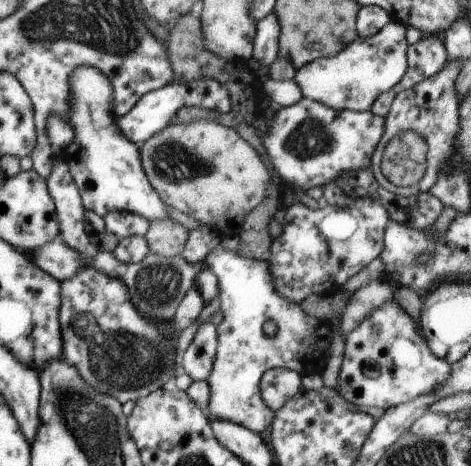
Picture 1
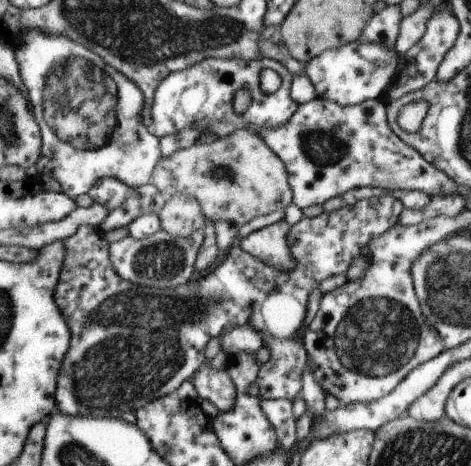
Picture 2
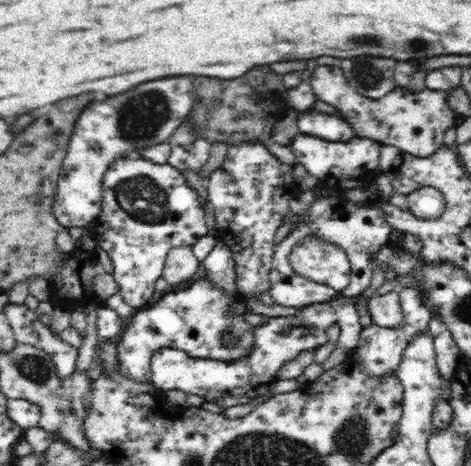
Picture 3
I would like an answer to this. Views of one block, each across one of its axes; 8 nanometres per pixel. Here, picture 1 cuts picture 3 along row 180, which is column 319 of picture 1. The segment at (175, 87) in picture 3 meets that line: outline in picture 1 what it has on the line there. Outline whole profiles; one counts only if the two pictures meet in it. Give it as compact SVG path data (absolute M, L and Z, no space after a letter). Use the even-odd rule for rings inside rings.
M389 20L375 36L357 38L331 58L317 58L295 72L295 84L303 98L319 102L331 110L371 112L375 98L391 90L407 72L407 38L405 24Z

